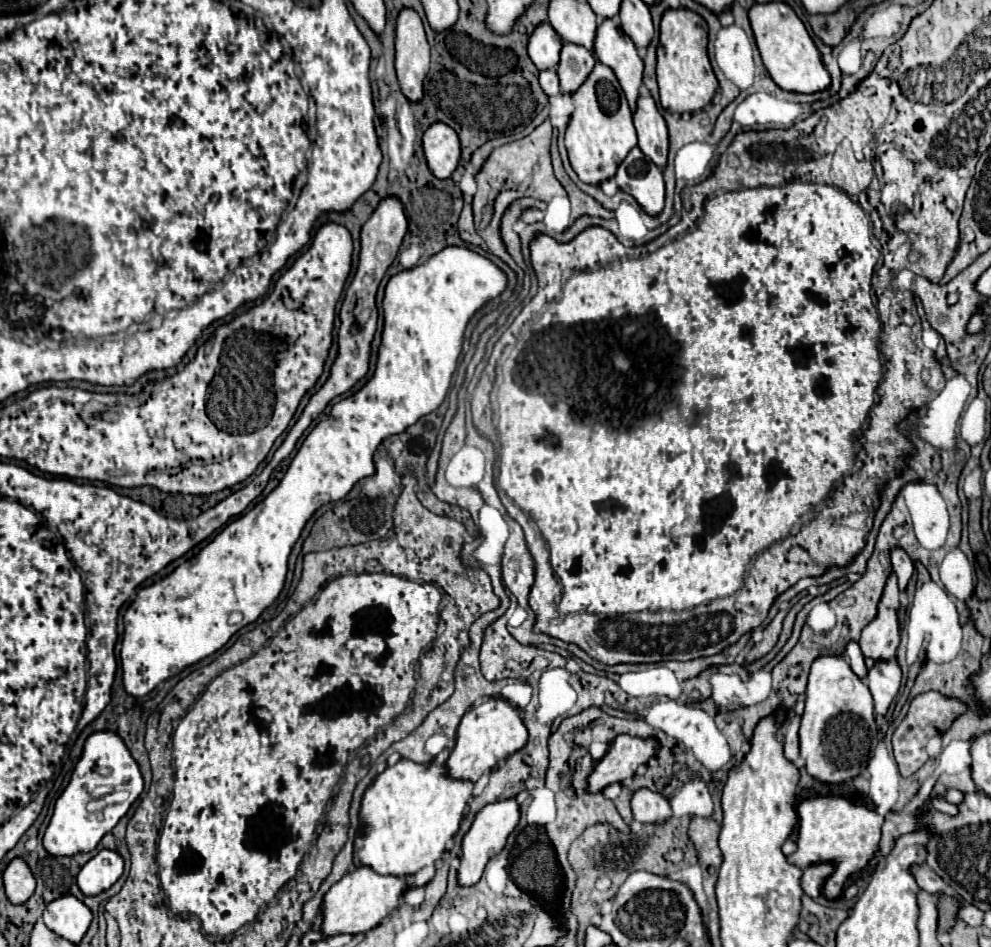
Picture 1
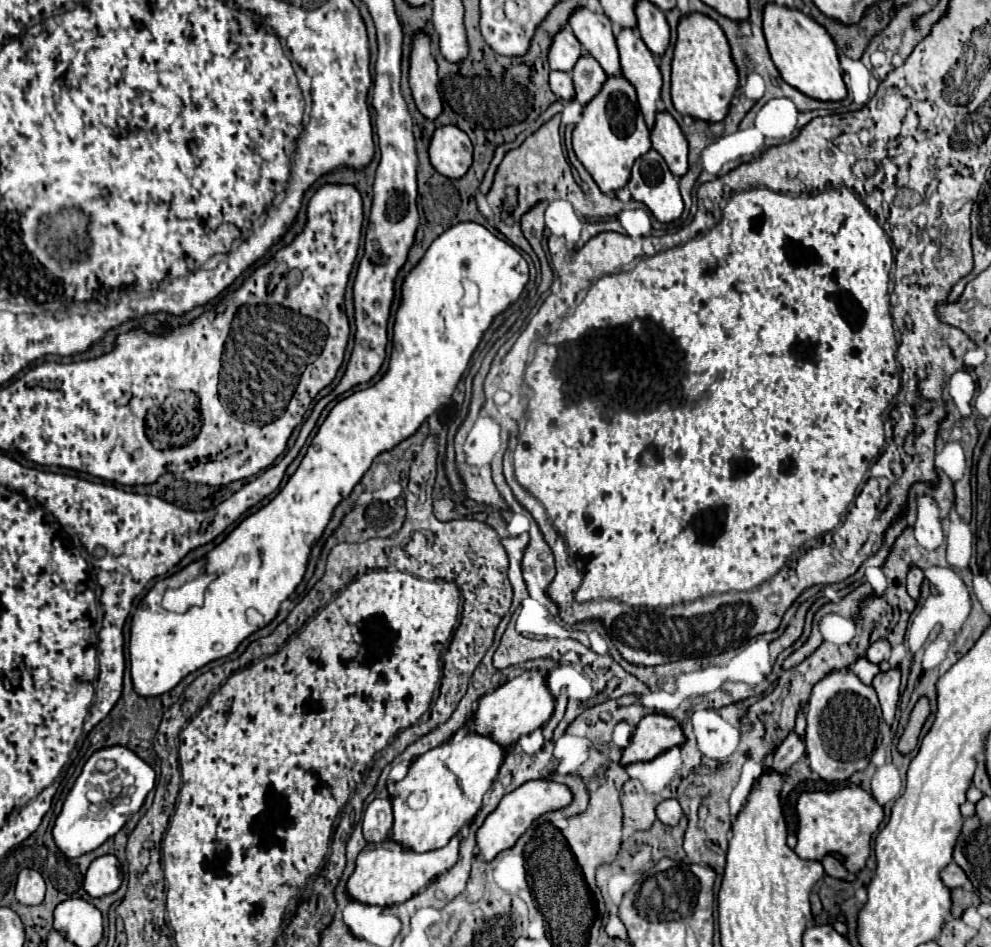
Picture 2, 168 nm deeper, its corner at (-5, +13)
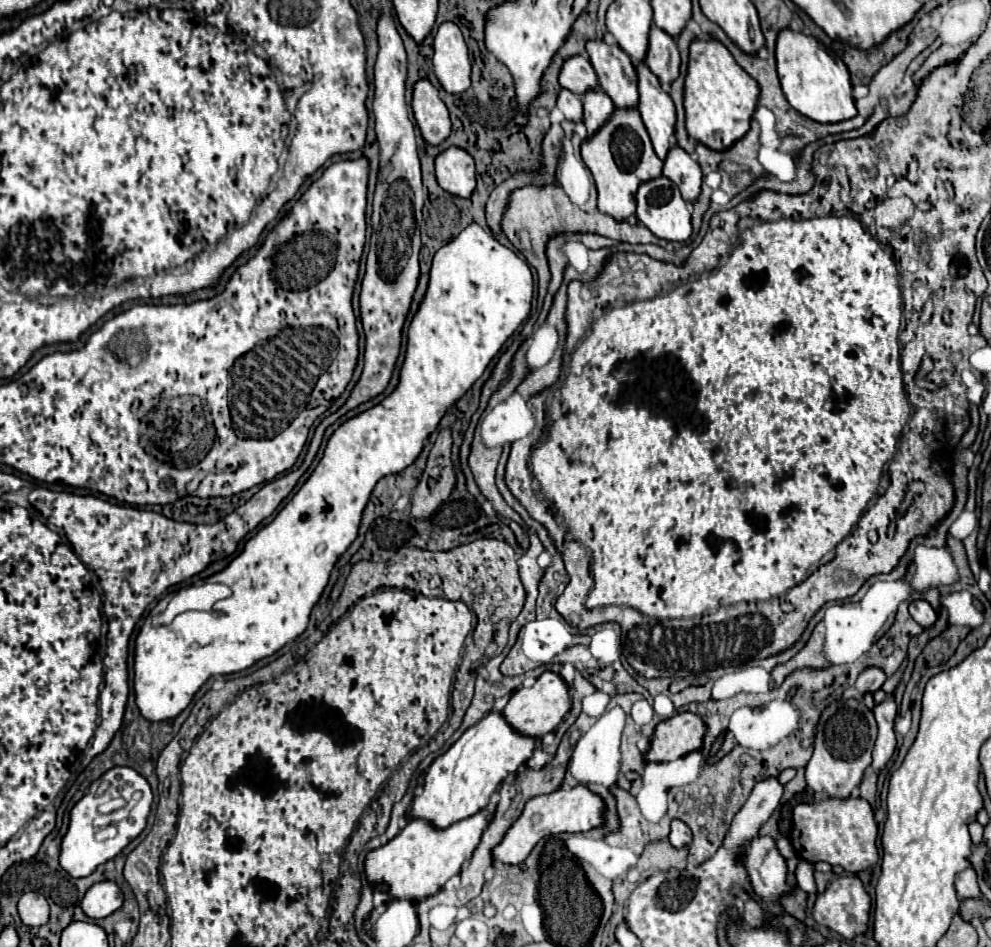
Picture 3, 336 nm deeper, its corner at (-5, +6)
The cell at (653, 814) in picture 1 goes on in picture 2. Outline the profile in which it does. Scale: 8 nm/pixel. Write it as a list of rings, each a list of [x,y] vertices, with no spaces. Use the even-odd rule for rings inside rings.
[[[663,800],[657,806],[657,818],[665,824],[665,826],[677,826],[679,820],[683,816],[683,810],[679,806],[677,800]]]

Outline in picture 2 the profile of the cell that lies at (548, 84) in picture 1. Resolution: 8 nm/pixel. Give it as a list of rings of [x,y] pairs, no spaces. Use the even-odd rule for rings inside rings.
[[[551,72],[549,80],[551,80],[551,90],[557,98],[565,102],[575,98],[575,88],[573,88],[573,80],[569,72]]]

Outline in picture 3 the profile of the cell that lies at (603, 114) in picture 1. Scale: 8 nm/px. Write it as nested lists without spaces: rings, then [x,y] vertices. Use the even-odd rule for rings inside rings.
[[[615,109],[603,127],[581,143],[581,157],[589,171],[593,173],[595,187],[599,193],[599,211],[607,213],[619,221],[629,219],[635,213],[635,191],[639,183],[655,179],[661,175],[663,161],[655,155],[647,129],[643,127],[641,115],[637,109]]]

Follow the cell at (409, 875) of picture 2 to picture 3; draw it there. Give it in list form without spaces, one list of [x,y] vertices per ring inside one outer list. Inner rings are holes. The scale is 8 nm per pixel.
[[[485,809],[469,819],[453,823],[443,831],[435,831],[427,821],[415,819],[407,823],[407,827],[401,829],[399,835],[393,837],[387,845],[367,853],[365,859],[367,881],[373,887],[383,883],[387,887],[387,895],[393,899],[419,901],[429,895],[435,895],[447,883],[449,877],[461,871],[463,861],[471,857],[471,853],[475,851],[487,823],[489,819]]]

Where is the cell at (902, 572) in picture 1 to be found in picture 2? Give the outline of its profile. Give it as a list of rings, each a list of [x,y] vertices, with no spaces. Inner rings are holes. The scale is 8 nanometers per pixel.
[[[911,568],[911,572],[907,574],[907,594],[909,594],[913,600],[919,600],[923,578],[925,578],[925,576],[923,576],[923,570],[919,570],[919,568]]]

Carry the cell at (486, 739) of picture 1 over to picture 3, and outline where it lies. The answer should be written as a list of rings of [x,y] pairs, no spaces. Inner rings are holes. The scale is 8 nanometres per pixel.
[[[545,671],[535,681],[533,687],[521,687],[511,695],[507,705],[503,707],[503,717],[517,733],[521,733],[525,737],[541,739],[545,733],[551,733],[563,721],[563,717],[569,709],[571,709],[571,701],[569,701],[565,681],[557,673]]]

